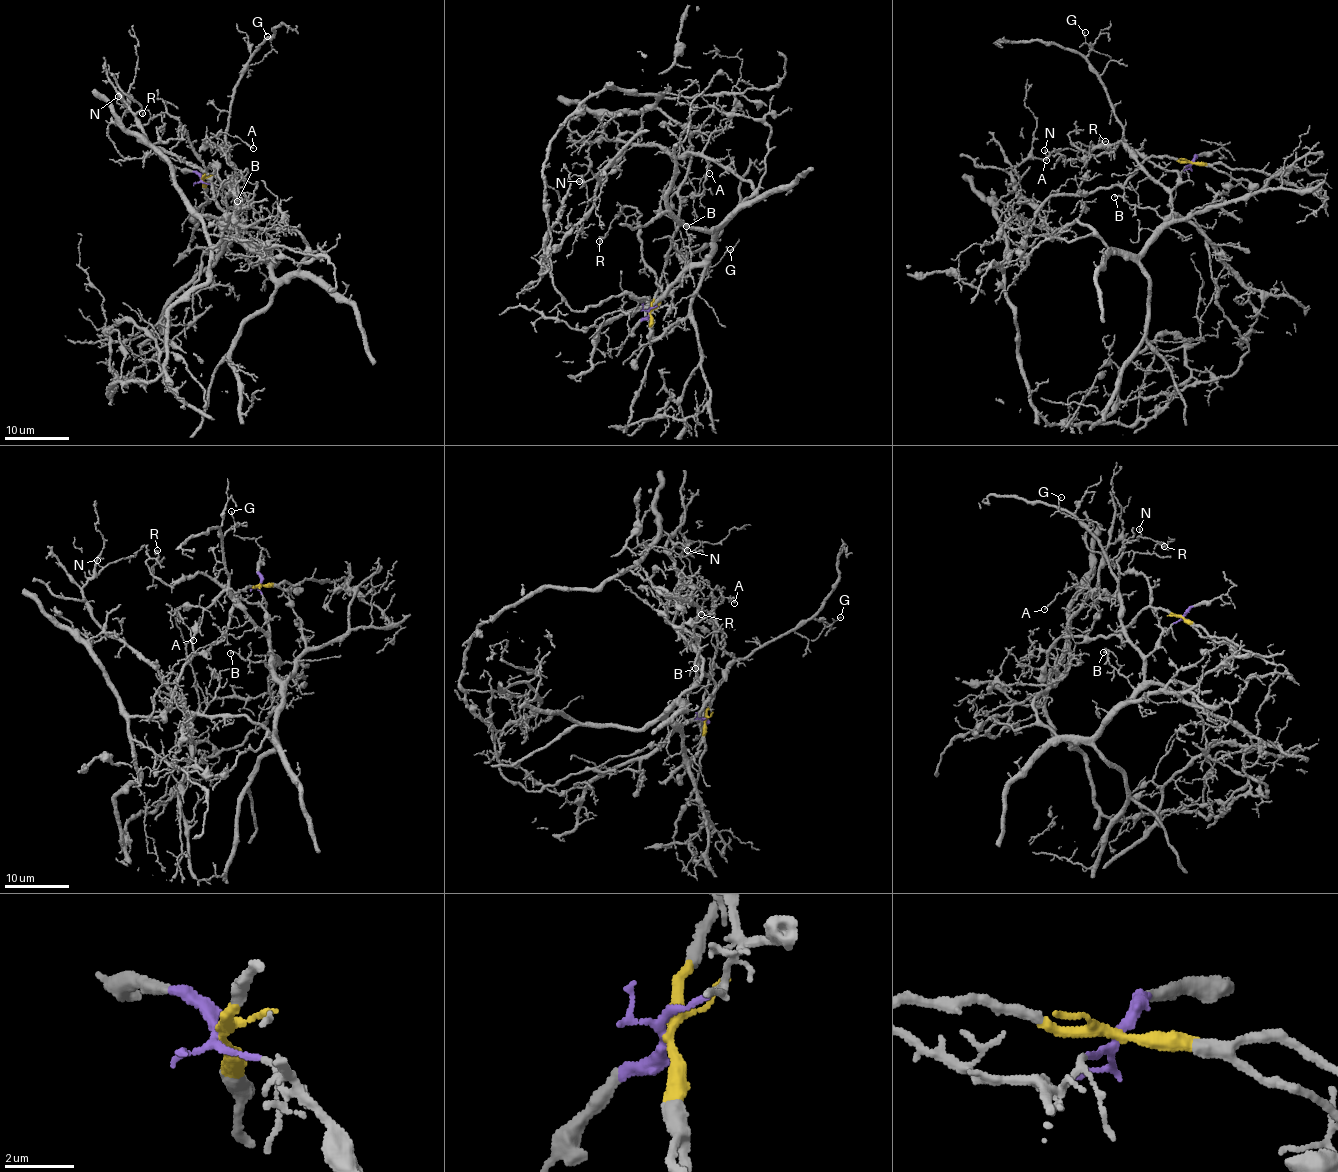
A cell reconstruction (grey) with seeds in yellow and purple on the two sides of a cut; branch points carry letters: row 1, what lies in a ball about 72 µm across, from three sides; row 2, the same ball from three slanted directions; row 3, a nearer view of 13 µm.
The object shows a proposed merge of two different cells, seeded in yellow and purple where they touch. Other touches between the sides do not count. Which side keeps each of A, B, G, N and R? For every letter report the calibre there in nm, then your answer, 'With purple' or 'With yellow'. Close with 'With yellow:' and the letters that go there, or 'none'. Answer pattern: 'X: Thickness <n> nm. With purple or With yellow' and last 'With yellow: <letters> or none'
A: Thickness 130 nm. With purple
B: Thickness 120 nm. With purple
G: Thickness 100 nm. With purple
N: Thickness 110 nm. With purple
R: Thickness 150 nm. With purple
With yellow: none

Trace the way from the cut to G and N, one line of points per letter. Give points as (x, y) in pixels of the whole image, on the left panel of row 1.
G: (202, 179), (233, 209), (236, 172), (227, 146), (230, 101), (239, 77), (272, 48), (267, 36)
N: (202, 179), (273, 275), (296, 270), (308, 249), (295, 231), (236, 223), (199, 169), (160, 151), (118, 96)

